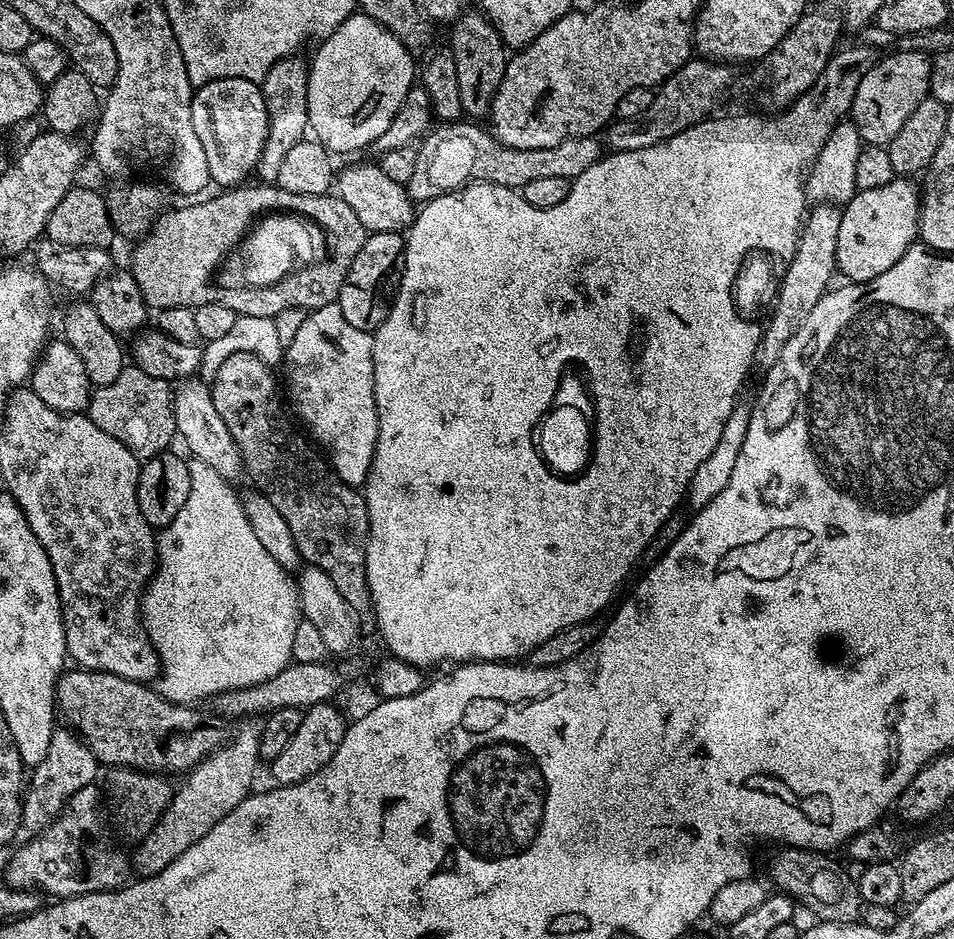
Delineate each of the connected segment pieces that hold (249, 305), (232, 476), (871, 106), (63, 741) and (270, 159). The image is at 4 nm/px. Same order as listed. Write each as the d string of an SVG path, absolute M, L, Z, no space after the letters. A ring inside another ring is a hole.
M342 200L342 220L340 220L340 212L336 212L332 216L332 212L324 214L322 210L322 220L326 220L328 226L336 226L336 264L324 264L320 268L312 268L306 270L290 280L286 280L280 286L274 286L272 290L210 290L210 304L221 304L222 306L230 306L230 310L234 310L237 316L253 316L254 318L280 318L283 312L288 312L291 308L304 308L303 310L311 310L321 308L327 304L335 304L339 301L340 291L342 290L342 282L346 282L346 266L350 266L350 254L358 254L358 250L354 250L356 246L362 244L350 244L356 238L360 237L360 232L354 232L354 226L358 226L358 218L354 218L354 210L350 210L350 206L346 206L346 202Z
M189 378L175 389L172 405L174 406L174 422L176 423L176 436L184 439L188 447L189 457L206 462L210 470L218 470L222 478L229 482L245 479L246 469L244 459L230 434L226 430L226 422L222 422L222 414L212 401L212 389L203 379Z
M896 50L893 53L893 56L888 56L885 60L884 57L877 59L876 65L865 74L862 82L855 85L856 93L854 94L850 119L856 125L860 139L864 144L888 145L890 138L894 138L894 134L898 134L900 127L905 124L906 118L910 118L910 114L914 114L918 102L922 102L925 96L929 95L931 59L923 52Z
M57 727L56 733L50 738L50 750L46 752L46 758L42 758L37 768L31 769L30 779L22 796L23 827L29 828L29 833L32 834L43 832L67 809L70 797L97 779L96 768L98 769L96 755L83 739L67 727Z
M285 58L270 66L270 70L264 75L262 87L264 89L264 101L266 102L266 114L268 115L268 141L262 146L262 156L256 163L255 175L263 183L275 184L278 178L278 170L286 159L286 154L298 142L305 139L309 131L307 114L307 82L309 65L296 58Z

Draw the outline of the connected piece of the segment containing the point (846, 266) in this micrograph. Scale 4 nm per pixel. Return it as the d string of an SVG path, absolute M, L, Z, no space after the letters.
M897 176L885 186L873 190L858 190L855 195L843 205L840 214L837 249L835 260L837 271L851 283L872 281L885 270L890 270L894 263L902 258L908 248L917 241L920 229L920 198L921 187L909 177Z

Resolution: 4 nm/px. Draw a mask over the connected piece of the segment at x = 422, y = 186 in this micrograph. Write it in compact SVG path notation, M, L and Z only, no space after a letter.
M444 122L433 127L419 141L414 174L406 186L408 196L414 202L430 201L444 192L463 188L469 182L497 184L518 190L526 186L526 182L534 182L534 178L573 181L578 174L590 170L590 166L594 166L602 155L602 144L596 136L566 138L566 142L558 142L558 146L546 146L542 150L514 150L499 144L487 127L479 128L476 124L479 123Z

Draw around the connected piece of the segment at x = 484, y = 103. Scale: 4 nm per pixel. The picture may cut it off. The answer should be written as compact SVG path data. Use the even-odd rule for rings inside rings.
M465 11L450 28L452 31L450 51L454 58L454 66L458 70L458 98L462 98L462 110L464 116L468 118L489 115L492 99L502 82L509 62L509 57L504 56L506 45L501 40L500 33L487 16L476 12Z

